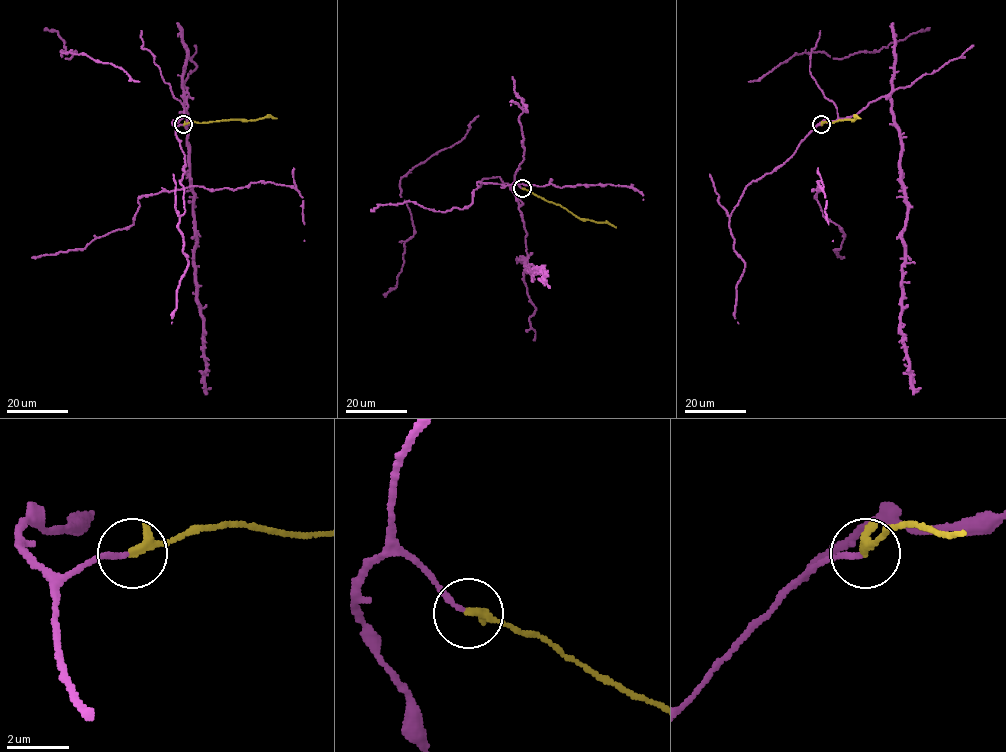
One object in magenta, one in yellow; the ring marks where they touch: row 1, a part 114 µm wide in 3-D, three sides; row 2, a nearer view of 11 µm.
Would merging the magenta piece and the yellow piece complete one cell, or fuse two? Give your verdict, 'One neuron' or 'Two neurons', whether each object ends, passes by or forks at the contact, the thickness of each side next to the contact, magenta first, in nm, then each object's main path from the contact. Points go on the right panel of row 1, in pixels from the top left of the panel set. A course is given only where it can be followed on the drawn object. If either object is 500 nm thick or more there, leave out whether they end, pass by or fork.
One neuron. At the ring magenta ends. At the ring yellow ends. Thickness 170 nm (magenta) against 280 nm. Course of magenta: (821, 124), (856, 115), (891, 93), (907, 206), (900, 333), (910, 384), (921, 387). Course of yellow: (821, 124), (854, 120), (856, 116), (860, 118)

